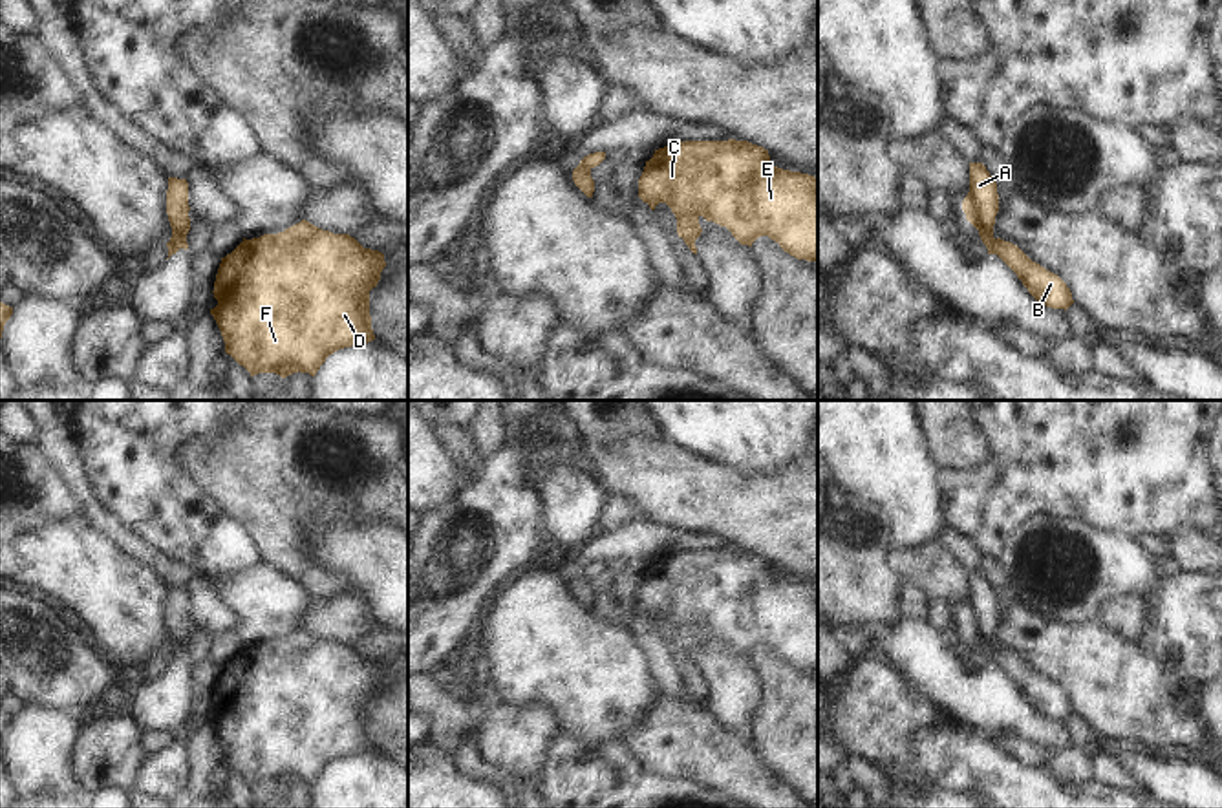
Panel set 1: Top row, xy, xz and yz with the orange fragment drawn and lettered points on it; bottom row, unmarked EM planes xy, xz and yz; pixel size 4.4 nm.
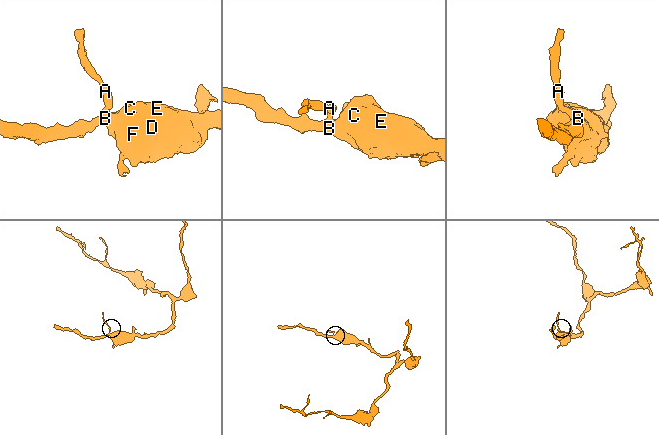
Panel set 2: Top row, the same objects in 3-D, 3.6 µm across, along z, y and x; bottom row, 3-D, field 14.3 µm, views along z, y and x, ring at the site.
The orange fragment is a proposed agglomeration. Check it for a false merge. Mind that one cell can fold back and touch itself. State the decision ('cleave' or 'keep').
cleave

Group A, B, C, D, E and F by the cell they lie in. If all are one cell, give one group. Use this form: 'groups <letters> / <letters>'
groups A / B C D E F

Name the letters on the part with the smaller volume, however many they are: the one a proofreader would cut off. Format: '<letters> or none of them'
A

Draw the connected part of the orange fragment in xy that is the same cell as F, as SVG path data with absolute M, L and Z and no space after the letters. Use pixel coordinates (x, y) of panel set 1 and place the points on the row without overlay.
M306 629L278 643L243 647L221 667L212 700L218 715L210 724L221 740L225 762L251 786L276 782L285 788L298 781L315 786L335 760L375 750L370 700L384 676L382 662Z

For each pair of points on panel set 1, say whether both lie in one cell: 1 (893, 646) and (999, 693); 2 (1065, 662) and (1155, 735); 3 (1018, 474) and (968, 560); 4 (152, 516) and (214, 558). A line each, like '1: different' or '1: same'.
1: same
2: same
3: different
4: same

